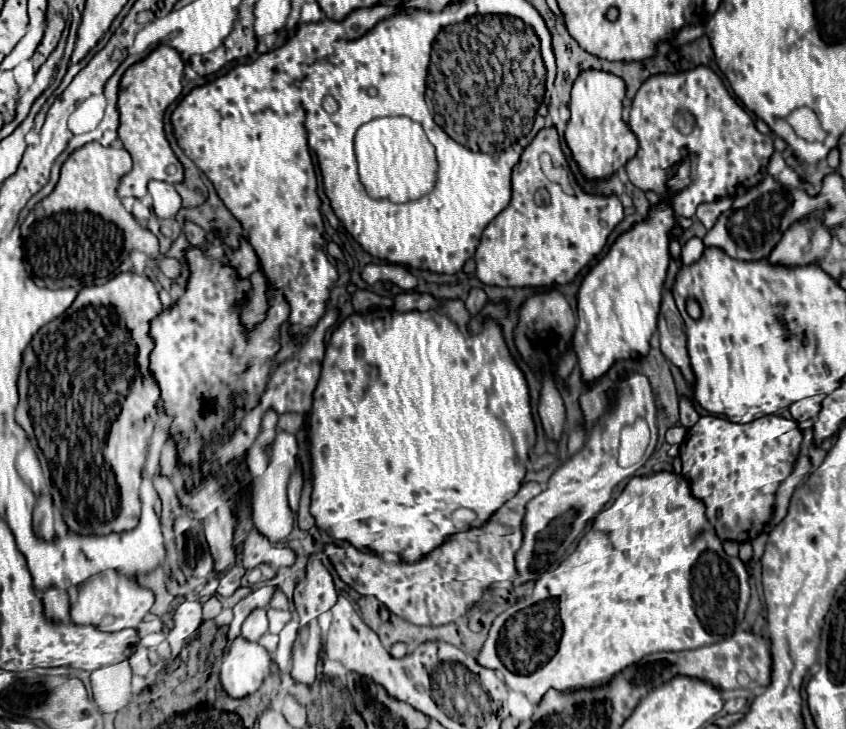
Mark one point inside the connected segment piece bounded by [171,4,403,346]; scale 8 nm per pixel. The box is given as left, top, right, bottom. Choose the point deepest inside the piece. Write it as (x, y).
(246, 130)

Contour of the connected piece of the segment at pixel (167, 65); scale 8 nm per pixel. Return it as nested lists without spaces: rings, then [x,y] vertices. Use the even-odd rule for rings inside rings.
[[[159,44],[143,62],[131,66],[121,80],[119,104],[117,104],[121,114],[119,140],[133,158],[133,170],[121,178],[117,188],[121,198],[123,196],[143,198],[147,194],[147,184],[151,180],[163,180],[169,184],[183,182],[183,166],[177,160],[175,152],[171,150],[163,130],[165,110],[183,92],[183,84],[181,84],[183,70],[185,70],[185,62],[181,54],[169,44]]]

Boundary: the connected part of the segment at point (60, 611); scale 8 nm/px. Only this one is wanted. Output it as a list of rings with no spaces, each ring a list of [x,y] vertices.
[[[49,588],[43,592],[43,602],[45,602],[47,618],[55,618],[55,620],[69,618],[71,604],[69,604],[69,592],[67,590]]]

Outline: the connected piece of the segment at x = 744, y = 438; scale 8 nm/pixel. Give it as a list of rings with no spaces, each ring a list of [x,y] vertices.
[[[703,416],[693,428],[689,428],[687,438],[679,446],[683,474],[691,486],[693,496],[705,504],[707,518],[721,540],[749,542],[759,534],[761,522],[771,520],[775,492],[793,470],[793,462],[799,454],[799,444],[801,430],[797,428],[797,422],[781,416],[765,416],[749,424],[733,424],[719,416]]]

